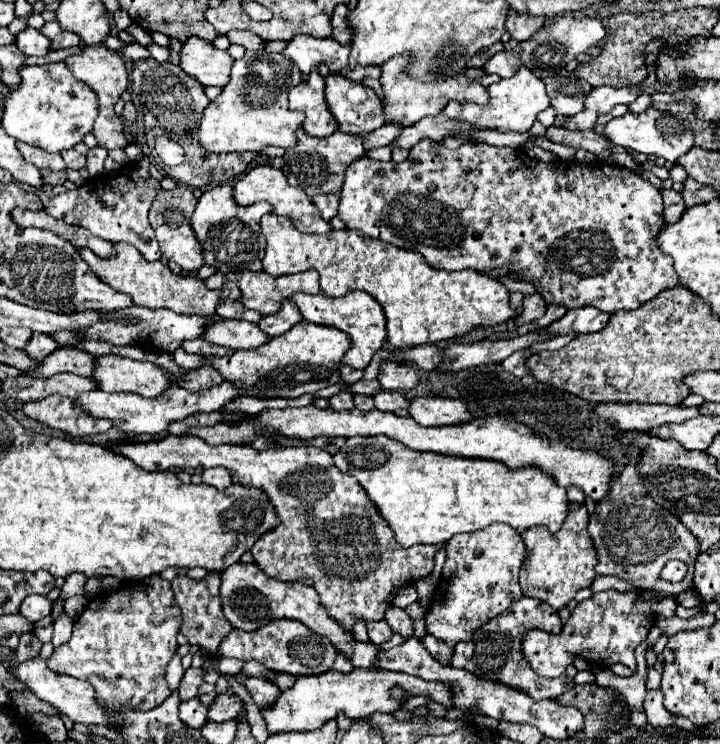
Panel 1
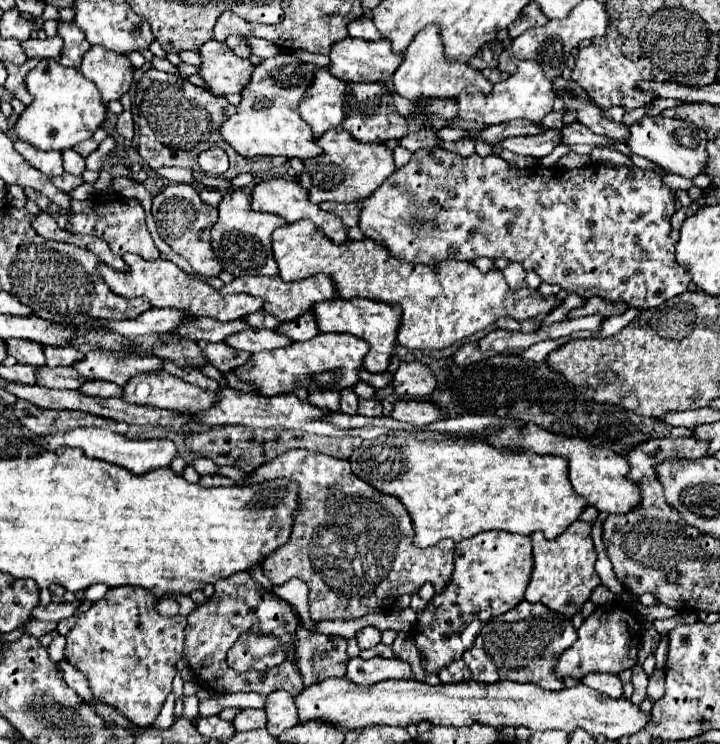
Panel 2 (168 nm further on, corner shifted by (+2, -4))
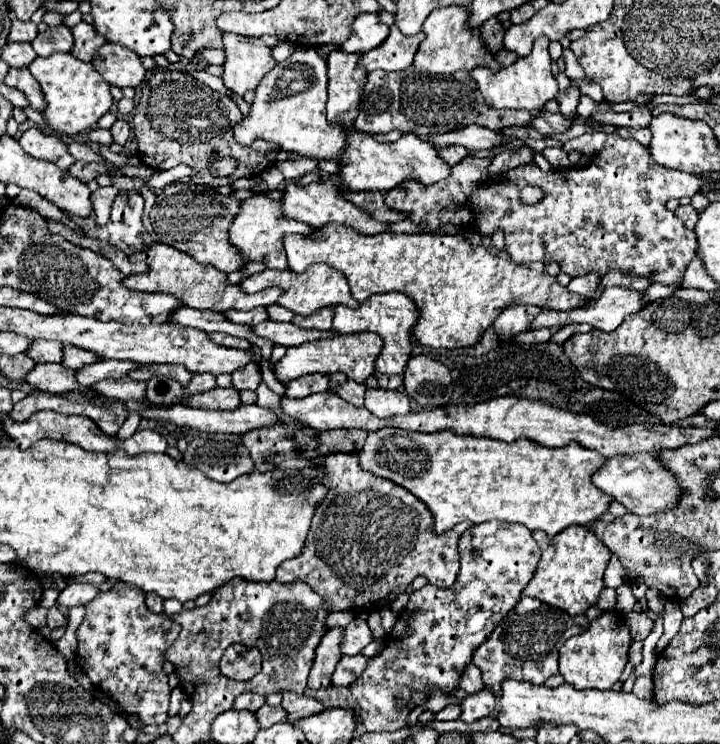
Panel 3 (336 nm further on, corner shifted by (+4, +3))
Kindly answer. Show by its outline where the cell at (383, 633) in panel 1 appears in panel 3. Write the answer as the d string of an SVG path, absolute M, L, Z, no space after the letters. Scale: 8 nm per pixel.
M354 619L344 629L344 643L340 649L344 655L358 655L372 641L372 631L364 619Z

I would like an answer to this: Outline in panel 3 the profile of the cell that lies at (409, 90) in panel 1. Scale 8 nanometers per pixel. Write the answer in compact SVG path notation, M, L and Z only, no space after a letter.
M440 7L428 15L424 21L424 35L426 39L420 43L418 53L414 57L416 71L422 73L454 73L458 69L472 71L474 67L490 67L500 69L502 65L494 59L494 55L486 49L484 41L480 39L478 29L470 29L466 25L468 21L468 9L466 7Z

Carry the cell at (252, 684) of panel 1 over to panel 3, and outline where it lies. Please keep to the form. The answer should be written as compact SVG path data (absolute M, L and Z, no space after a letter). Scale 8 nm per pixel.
M282 693L282 707L288 711L288 721L294 723L302 717L308 717L308 715L316 715L320 711L324 711L324 703L314 699L314 697L308 697L308 695L296 695L296 693Z

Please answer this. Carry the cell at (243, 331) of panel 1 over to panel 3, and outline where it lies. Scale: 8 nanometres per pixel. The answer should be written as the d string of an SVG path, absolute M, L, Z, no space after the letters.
M264 321L256 325L254 333L284 347L296 347L300 343L318 341L324 337L336 337L336 331L312 331L312 329L302 329L294 323L276 323L276 321Z

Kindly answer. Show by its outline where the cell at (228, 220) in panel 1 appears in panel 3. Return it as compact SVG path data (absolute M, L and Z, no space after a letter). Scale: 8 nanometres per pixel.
M254 193L250 199L244 199L240 205L240 215L234 219L230 227L230 241L248 261L262 261L268 269L288 269L288 259L284 251L284 235L300 233L312 235L312 227L288 219L280 213L280 203L272 201L264 193Z

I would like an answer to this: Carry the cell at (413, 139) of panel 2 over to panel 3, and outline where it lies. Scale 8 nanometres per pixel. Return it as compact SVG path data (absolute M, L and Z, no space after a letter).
M448 147L448 149L438 149L438 153L440 153L440 157L444 159L444 161L448 161L450 165L456 165L458 161L462 161L464 157L468 157L470 153L468 153L468 149L464 149L464 147Z

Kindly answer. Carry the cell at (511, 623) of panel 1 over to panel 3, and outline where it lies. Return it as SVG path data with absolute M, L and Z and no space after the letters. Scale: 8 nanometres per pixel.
M522 597L520 603L504 617L486 643L474 653L474 665L482 671L482 681L500 695L500 683L504 679L520 679L528 683L544 683L550 675L558 673L558 649L572 635L580 635L588 629L586 621L570 617L568 613L550 607L538 599Z

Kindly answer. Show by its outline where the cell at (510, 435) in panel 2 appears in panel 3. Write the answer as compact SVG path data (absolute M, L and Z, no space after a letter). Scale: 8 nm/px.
M636 453L636 455L618 455L604 463L600 471L592 475L592 483L604 493L616 497L630 513L636 515L654 515L670 511L678 505L682 489L676 477L664 467L658 455L654 453Z

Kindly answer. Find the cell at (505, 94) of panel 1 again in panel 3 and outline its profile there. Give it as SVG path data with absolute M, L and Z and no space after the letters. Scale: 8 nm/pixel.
M536 39L532 53L528 57L520 57L516 63L502 67L500 71L488 71L488 67L476 67L472 71L472 77L478 83L478 89L488 103L488 107L494 109L542 109L546 101L556 99L558 95L558 81L550 71L550 53L548 53L550 39Z

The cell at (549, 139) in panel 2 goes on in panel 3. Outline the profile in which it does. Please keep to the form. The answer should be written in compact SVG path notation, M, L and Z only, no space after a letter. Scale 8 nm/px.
M464 127L460 131L450 131L444 135L428 135L426 141L430 141L436 147L452 147L462 145L466 149L492 149L496 143L502 141L502 135L492 133L484 127Z

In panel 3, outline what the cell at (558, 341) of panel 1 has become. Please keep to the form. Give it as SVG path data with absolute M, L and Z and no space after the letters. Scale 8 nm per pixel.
M652 283L646 293L648 293L648 301L654 301L654 299L660 299L660 297L666 297L666 295L672 295L676 293L676 289L680 289L682 285L676 283L676 285L662 285L662 283Z

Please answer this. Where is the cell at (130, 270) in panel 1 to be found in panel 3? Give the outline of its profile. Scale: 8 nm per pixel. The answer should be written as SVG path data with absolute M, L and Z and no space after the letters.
M154 243L152 247L144 250L146 262L150 265L150 273L144 275L130 275L124 279L124 287L134 289L134 291L144 291L144 293L170 293L178 297L184 305L194 307L194 309L210 309L210 311L230 311L230 309L256 309L258 305L274 305L278 297L284 293L276 287L264 289L260 293L242 293L238 285L228 283L228 277L218 271L212 265L206 263L196 263L190 255L164 245L164 243Z

